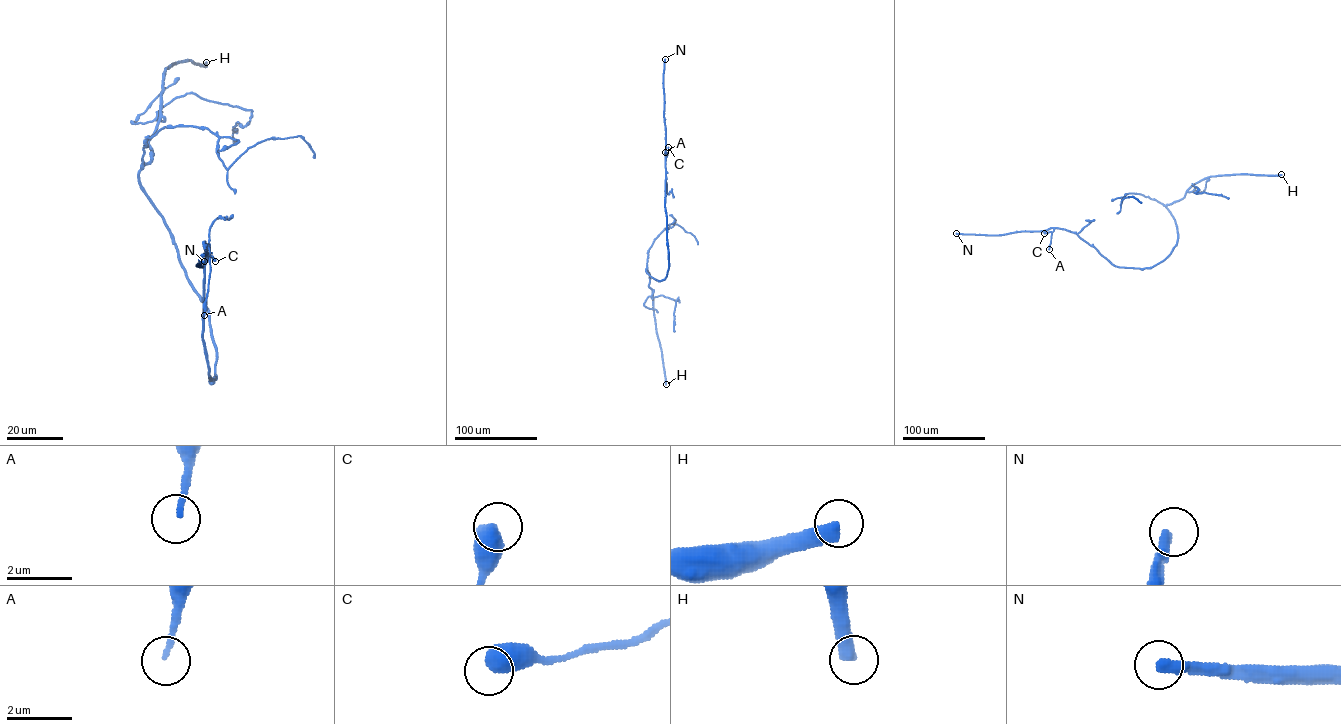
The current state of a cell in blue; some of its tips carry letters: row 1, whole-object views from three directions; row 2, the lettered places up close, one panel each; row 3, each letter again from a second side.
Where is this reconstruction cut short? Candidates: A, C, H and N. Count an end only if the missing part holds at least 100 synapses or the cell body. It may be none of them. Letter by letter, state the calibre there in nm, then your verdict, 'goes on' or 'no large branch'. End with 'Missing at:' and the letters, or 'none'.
A: 150 nm | no large branch
C: 600 nm | no large branch
H: 460 nm | no large branch
N: 360 nm | goes on
Missing at: N

